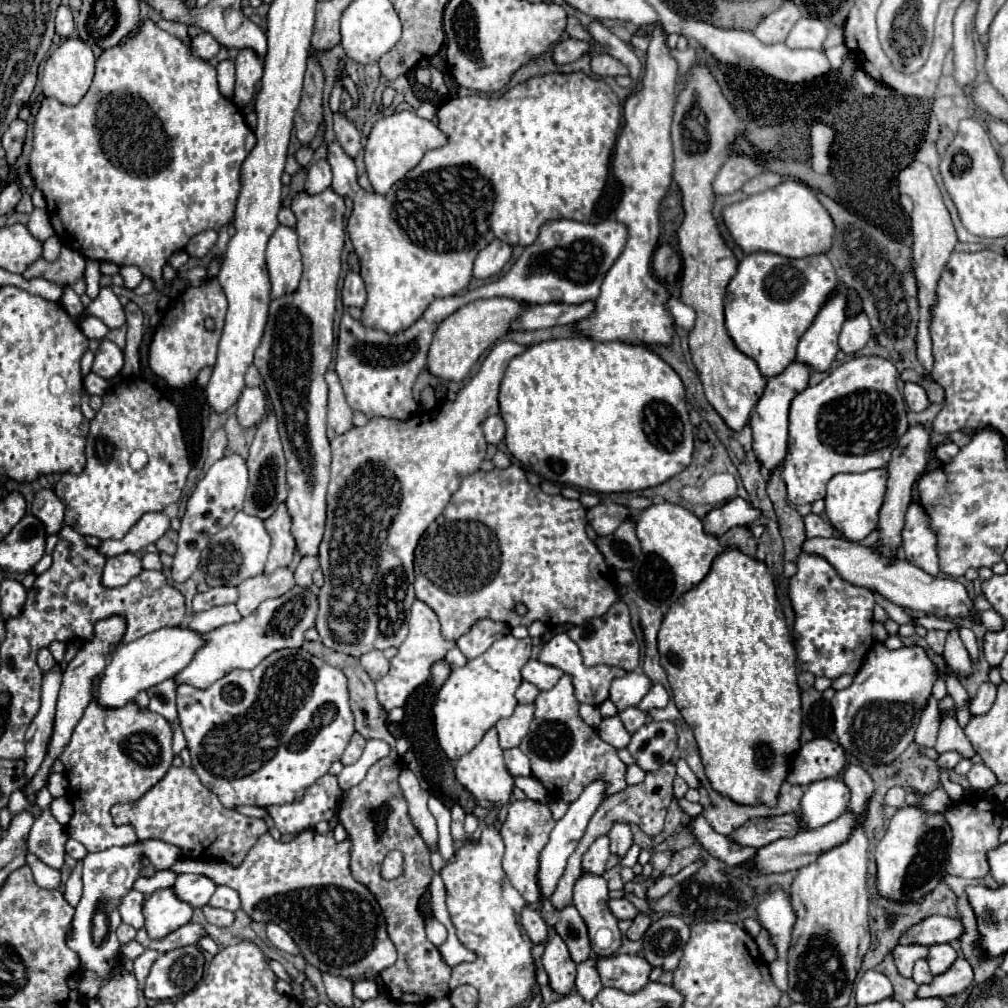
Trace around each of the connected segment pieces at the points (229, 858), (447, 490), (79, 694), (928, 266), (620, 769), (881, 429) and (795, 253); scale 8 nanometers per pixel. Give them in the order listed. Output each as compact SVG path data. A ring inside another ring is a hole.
M173 766L159 784L137 800L137 804L113 806L113 820L117 820L117 824L133 824L139 840L157 836L159 840L177 844L185 858L225 860L229 864L239 864L251 846L267 832L265 820L223 808L217 796L199 782L197 774L189 766Z
M509 340L497 342L483 360L479 372L457 392L457 398L445 402L431 416L411 416L407 420L377 416L361 428L353 426L331 442L333 464L327 492L327 524L319 546L325 584L319 590L319 614L315 624L321 642L327 648L359 658L371 650L385 650L389 646L397 648L407 638L409 608L415 600L413 552L417 542L427 526L445 510L463 476L477 472L485 460L487 440L481 424L489 414L499 414L499 384L509 360L523 350L525 346Z
M111 616L109 620L101 620L101 624L97 624L97 636L87 642L83 646L81 652L77 652L77 656L69 662L67 670L63 672L63 684L59 690L59 700L57 700L57 714L55 714L55 726L53 726L53 736L51 736L51 744L47 750L47 758L41 764L37 776L31 780L29 788L27 788L27 798L35 800L35 794L41 786L45 786L47 778L49 778L49 768L51 764L57 760L57 756L63 752L65 744L69 742L69 736L77 724L77 720L81 718L81 712L85 710L85 704L89 702L89 692L91 692L91 682L95 680L95 676L99 676L105 666L107 666L107 656L111 654L111 650L117 646L117 640L121 640L121 632L125 632L125 624L121 624L121 620L117 620L117 616Z
M913 160L909 166L899 170L897 190L899 190L899 194L907 194L915 204L915 208L911 212L911 230L913 230L913 238L915 238L915 242L913 242L913 270L915 270L915 278L917 278L917 300L919 300L917 360L931 374L931 370L935 366L935 358L933 358L933 340L931 340L929 326L933 320L933 308L937 304L937 282L939 282L941 272L949 260L949 254L953 252L953 248L959 240L957 240L951 216L943 204L941 192L935 184L935 178L923 162Z
M563 674L561 680L551 690L539 692L539 696L535 700L535 720L531 722L531 730L523 738L519 748L521 748L521 752L527 754L527 758L531 758L529 760L531 762L531 772L533 772L535 778L539 778L545 784L551 798L561 798L563 802L575 802L579 798L579 794L583 792L583 786L587 786L595 778L605 778L609 782L609 792L607 794L619 792L621 788L627 786L627 782L625 782L627 766L617 756L617 750L611 744L603 742L599 738L599 734L595 732L595 728L585 724L583 718L579 716L579 700L575 698L573 676L569 676L569 674Z
M857 356L837 366L825 380L799 392L789 408L789 446L781 466L781 476L787 484L787 498L795 506L813 504L825 498L827 482L841 472L867 472L887 466L893 448L907 432L907 408L897 390L899 372L891 360L881 356Z
M785 180L775 188L725 206L723 218L731 236L743 248L745 254L763 250L787 258L807 258L825 254L833 246L835 222L831 214L817 200L817 194L799 180Z

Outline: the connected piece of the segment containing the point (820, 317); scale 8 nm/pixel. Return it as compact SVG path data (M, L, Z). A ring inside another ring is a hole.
M839 290L825 300L823 308L819 310L813 324L799 342L797 348L799 362L809 364L813 370L821 370L821 372L829 368L829 364L835 360L835 354L839 350L837 338L845 322L845 306L847 300Z

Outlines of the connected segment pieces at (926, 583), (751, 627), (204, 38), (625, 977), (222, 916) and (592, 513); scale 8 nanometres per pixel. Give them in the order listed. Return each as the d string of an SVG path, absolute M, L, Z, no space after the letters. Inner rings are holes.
M841 536L809 538L803 542L801 550L805 554L823 556L839 572L839 576L845 582L849 582L853 586L863 586L867 590L875 590L883 598L891 600L893 604L897 604L905 610L927 612L927 614L935 614L939 618L965 618L965 616L969 616L969 612L973 608L973 600L967 596L967 590L961 582L957 582L953 578L931 576L907 560L901 560L895 556L883 556L875 548L867 548L857 542L849 542L847 538L841 538Z
M727 548L723 554L719 554L713 560L711 572L695 588L685 592L681 596L681 600L671 604L669 612L663 618L657 642L659 642L661 666L667 672L667 680L669 680L669 686L673 690L675 704L677 704L681 716L685 718L685 722L691 726L691 730L695 734L695 740L697 740L697 746L699 746L699 754L701 754L701 760L703 760L703 766L705 766L705 774L707 774L713 790L719 792L721 796L727 796L735 804L743 804L743 806L759 806L759 804L775 806L777 798L779 798L781 784L787 780L787 774L789 774L789 758L791 758L791 754L795 754L801 748L799 736L801 736L801 718L803 718L801 714L803 712L801 712L801 690L799 690L799 684L797 684L797 664L795 664L797 662L797 654L795 654L795 648L793 648L793 642L791 642L791 634L789 634L787 624L785 624L785 616L783 616L781 604L779 604L777 594L775 594L773 576L767 570L767 566L763 562L759 562L759 560L739 552L739 550L735 550L735 548Z
M201 32L199 36L195 36L195 38L191 40L191 46L189 46L189 48L191 48L191 54L193 54L193 56L203 58L203 60L211 60L211 58L217 56L221 44L219 44L211 34Z
M629 954L601 958L595 962L595 968L601 976L603 986L619 988L627 994L635 994L643 990L649 982L649 972L651 972L651 966L645 958L629 956Z
M209 904L203 906L203 914L207 918L209 924L215 924L215 926L231 926L233 920L235 920L235 914L229 912L229 910L221 910L221 908L213 908Z
M597 504L595 508L587 510L587 520L599 536L613 534L617 526L629 516L629 508L625 504Z

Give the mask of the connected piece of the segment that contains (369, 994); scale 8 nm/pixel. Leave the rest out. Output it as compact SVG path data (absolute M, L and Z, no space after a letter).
M361 980L361 982L355 984L353 994L357 998L361 998L361 1000L371 1000L371 998L375 998L379 994L379 990L377 990L377 984L373 980Z

